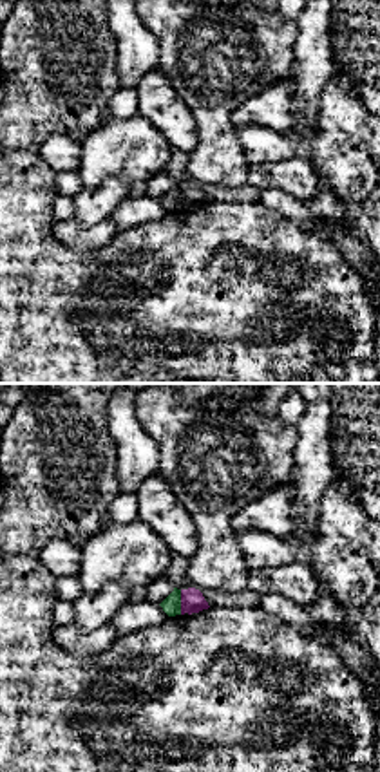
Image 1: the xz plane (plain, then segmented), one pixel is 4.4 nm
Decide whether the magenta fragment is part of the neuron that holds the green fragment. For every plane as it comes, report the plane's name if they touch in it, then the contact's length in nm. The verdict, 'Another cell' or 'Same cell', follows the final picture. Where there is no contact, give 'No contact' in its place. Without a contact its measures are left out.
Touches green in xz. Shared border 110 nm

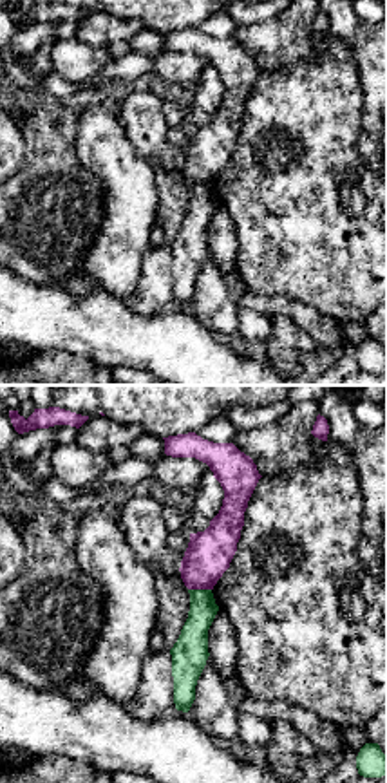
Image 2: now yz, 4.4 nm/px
Touches green in yz. Shared border 100 nm

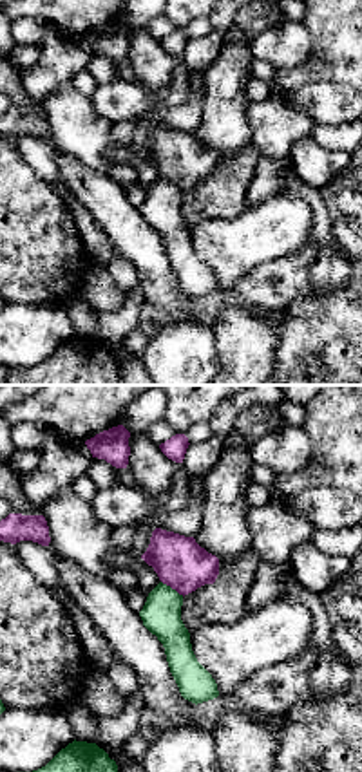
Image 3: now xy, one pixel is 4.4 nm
Touches green in xy. Shared border 120 nm

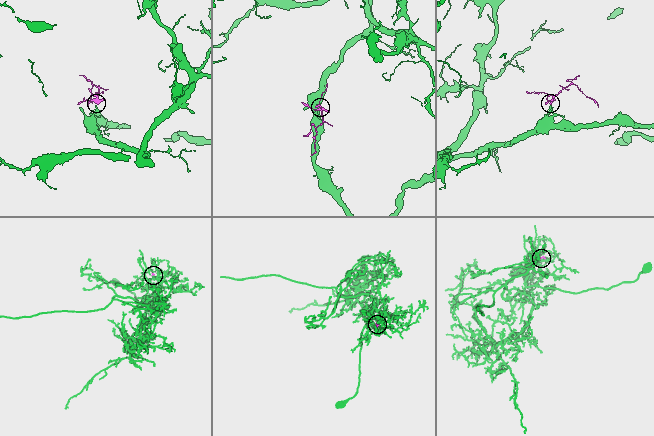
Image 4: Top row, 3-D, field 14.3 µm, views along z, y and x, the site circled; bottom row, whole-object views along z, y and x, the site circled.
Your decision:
Another cell

